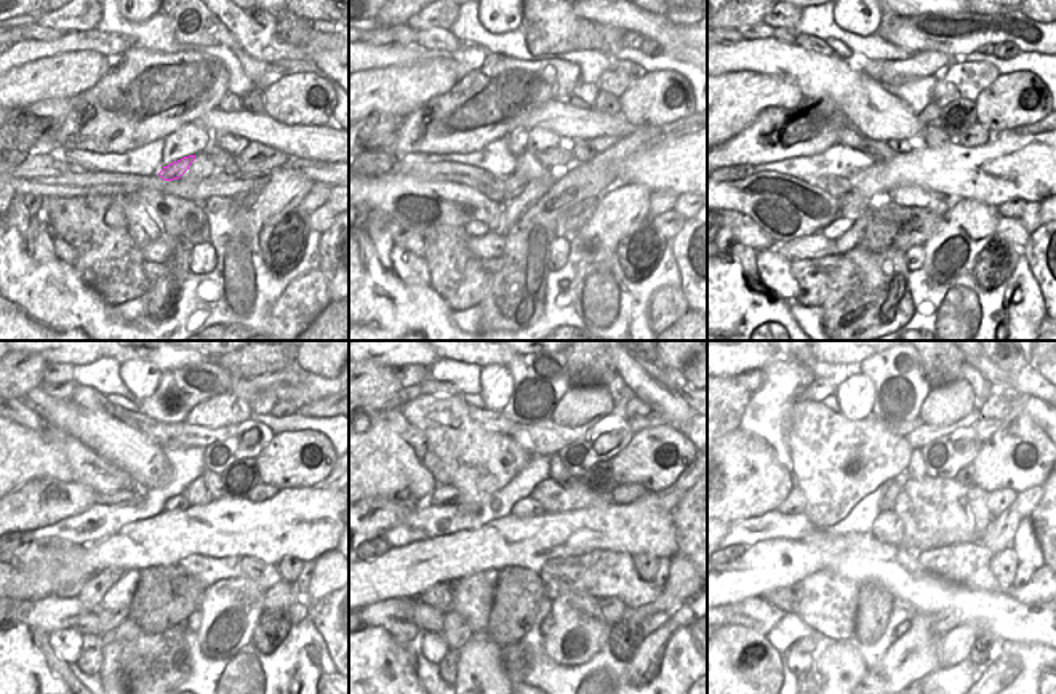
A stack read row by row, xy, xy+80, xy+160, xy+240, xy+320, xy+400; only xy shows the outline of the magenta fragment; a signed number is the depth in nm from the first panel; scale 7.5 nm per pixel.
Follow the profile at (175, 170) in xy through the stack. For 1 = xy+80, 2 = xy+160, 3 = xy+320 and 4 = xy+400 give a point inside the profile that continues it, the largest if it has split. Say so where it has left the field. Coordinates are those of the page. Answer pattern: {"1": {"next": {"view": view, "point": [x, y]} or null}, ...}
{"1": {"next": {"view": "xy+80", "point": [512, 186]}}, "2": {"next": {"view": "xy+160", "point": [852, 203]}}, "3": {"next": {"view": "xy+320", "point": [439, 597]}}, "4": {"next": {"view": "xy+400", "point": [786, 600]}}}

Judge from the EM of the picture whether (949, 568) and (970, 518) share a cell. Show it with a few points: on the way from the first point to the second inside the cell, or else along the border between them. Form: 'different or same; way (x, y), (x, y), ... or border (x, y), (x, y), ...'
different; border (978, 541), (938, 546), (924, 552)

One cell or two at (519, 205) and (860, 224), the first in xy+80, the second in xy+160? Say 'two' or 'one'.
one

